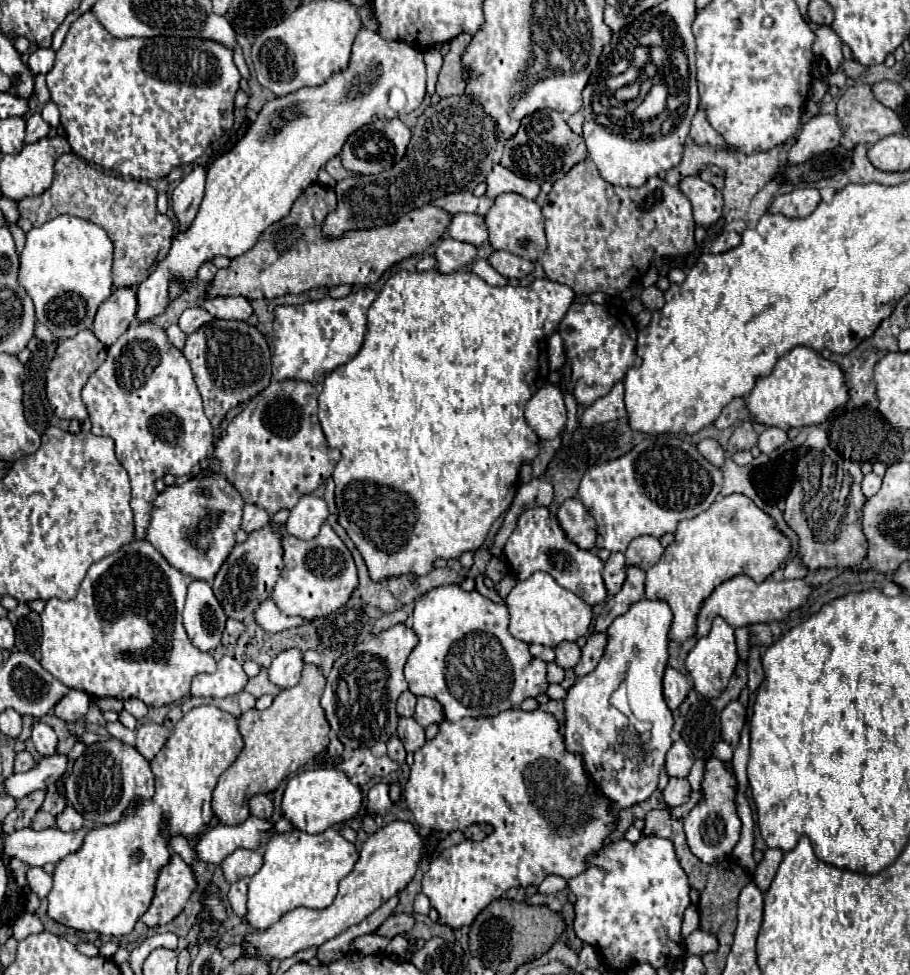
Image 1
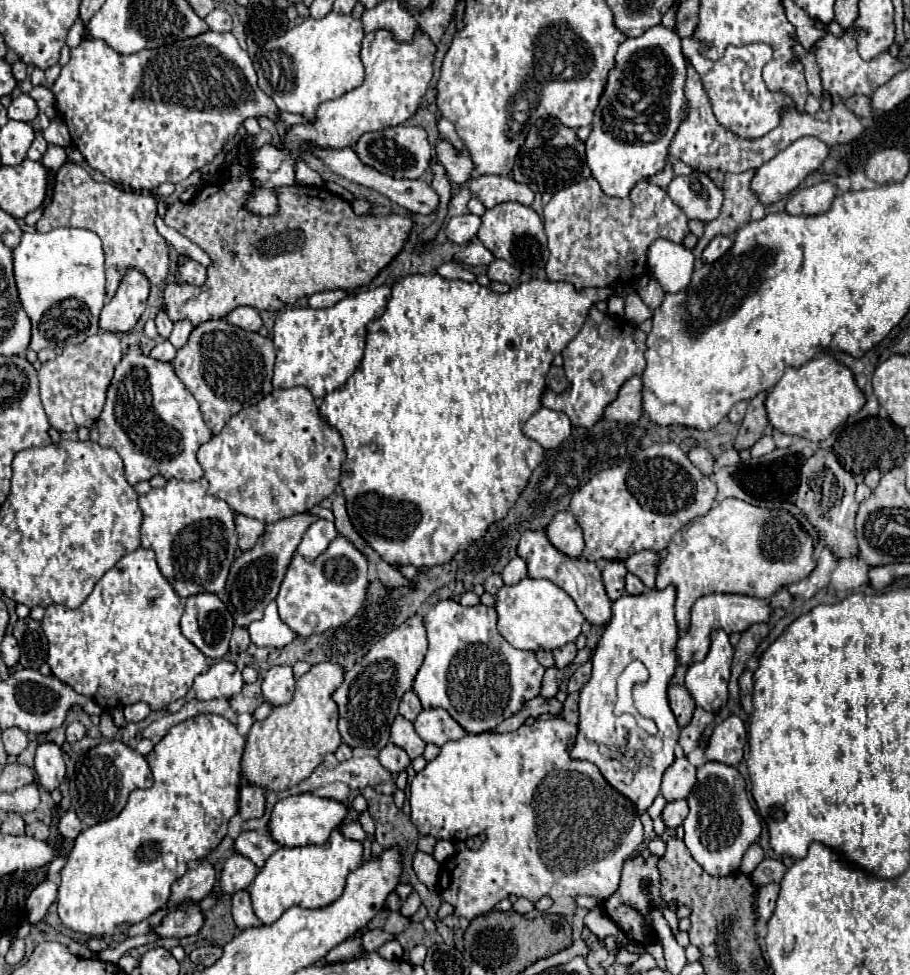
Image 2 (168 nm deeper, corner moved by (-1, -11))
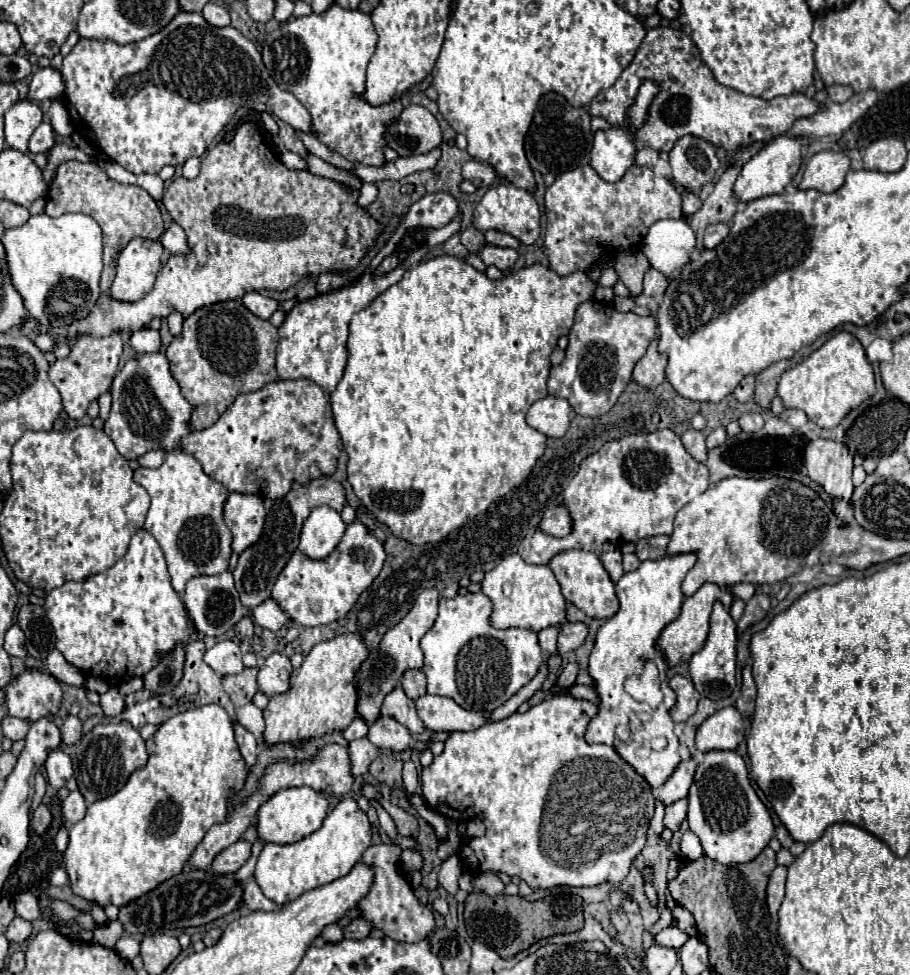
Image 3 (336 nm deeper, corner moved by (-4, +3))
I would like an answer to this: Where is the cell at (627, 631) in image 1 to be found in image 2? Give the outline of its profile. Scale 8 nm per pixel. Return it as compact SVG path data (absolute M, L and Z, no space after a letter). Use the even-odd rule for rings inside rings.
M667 586L663 590L653 588L637 596L623 594L619 600L615 600L613 618L605 626L605 632L599 638L591 658L591 680L581 688L579 698L579 734L575 746L571 748L571 756L577 760L589 760L597 764L607 782L625 798L633 800L639 812L645 812L659 794L663 772L675 760L673 748L679 738L679 726L667 702L667 684L677 666L675 644L679 640L679 628L675 622L673 606L675 586ZM633 660L641 660L649 670L647 706L649 718L653 718L659 726L659 738L663 740L661 752L651 752L649 748L645 748L643 742L647 738L647 732L637 726L633 716L613 714L617 698L617 678L623 672L623 668Z

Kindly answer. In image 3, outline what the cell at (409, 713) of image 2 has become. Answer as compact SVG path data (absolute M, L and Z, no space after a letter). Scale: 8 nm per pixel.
M408 670L402 676L402 688L408 698L416 700L426 694L426 676L422 670Z

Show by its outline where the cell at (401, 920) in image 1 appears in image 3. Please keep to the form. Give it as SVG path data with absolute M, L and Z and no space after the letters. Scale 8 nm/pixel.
M356 918L344 928L344 938L362 940L362 938L370 936L370 930L372 930L372 924L366 918Z

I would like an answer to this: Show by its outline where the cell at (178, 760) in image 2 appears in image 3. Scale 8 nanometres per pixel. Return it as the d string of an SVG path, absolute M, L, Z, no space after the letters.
M208 704L208 706L204 706L204 708L194 708L192 712L182 712L182 714L172 716L170 720L166 720L164 724L158 726L156 734L146 742L146 748L148 748L148 754L150 754L148 764L146 764L144 768L136 770L136 772L128 778L126 786L124 786L120 792L116 792L116 794L112 794L112 796L108 796L108 798L104 798L104 800L98 800L96 804L90 804L88 810L86 810L86 816L70 828L70 842L68 842L68 850L64 852L64 864L66 864L66 872L68 872L68 878L70 878L72 892L74 892L76 896L88 900L88 902L94 902L94 904L102 906L102 908L106 908L108 904L114 904L114 906L118 906L118 908L124 908L126 904L130 904L130 902L138 900L140 896L148 894L150 890L154 890L156 886L160 886L160 884L166 882L168 878L180 874L182 868L184 868L184 864L188 862L188 858L190 858L192 852L196 850L196 846L198 846L198 844L202 842L202 838L206 836L208 828L210 828L212 824L222 824L222 822L226 822L226 818L228 818L228 804L230 804L230 800L234 798L234 794L244 788L244 782L246 782L246 776L248 776L244 758L242 758L240 748L238 748L236 738L234 738L234 722L232 722L232 718L226 714L226 710L220 708L218 704Z

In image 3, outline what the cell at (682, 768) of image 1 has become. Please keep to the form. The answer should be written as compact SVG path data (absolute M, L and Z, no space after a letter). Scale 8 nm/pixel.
M692 758L682 760L676 770L672 772L672 776L664 782L664 786L660 790L656 790L656 796L668 806L680 798L688 796L688 788L694 780L694 772L696 772L696 762Z

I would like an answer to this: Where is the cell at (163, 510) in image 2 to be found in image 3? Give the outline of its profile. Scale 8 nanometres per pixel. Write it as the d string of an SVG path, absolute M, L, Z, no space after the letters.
M182 450L168 452L156 470L136 470L134 480L150 494L152 504L146 514L144 530L150 532L162 548L174 590L182 594L190 578L222 574L232 554L232 532L224 522L224 504L230 492L210 480L202 464Z

